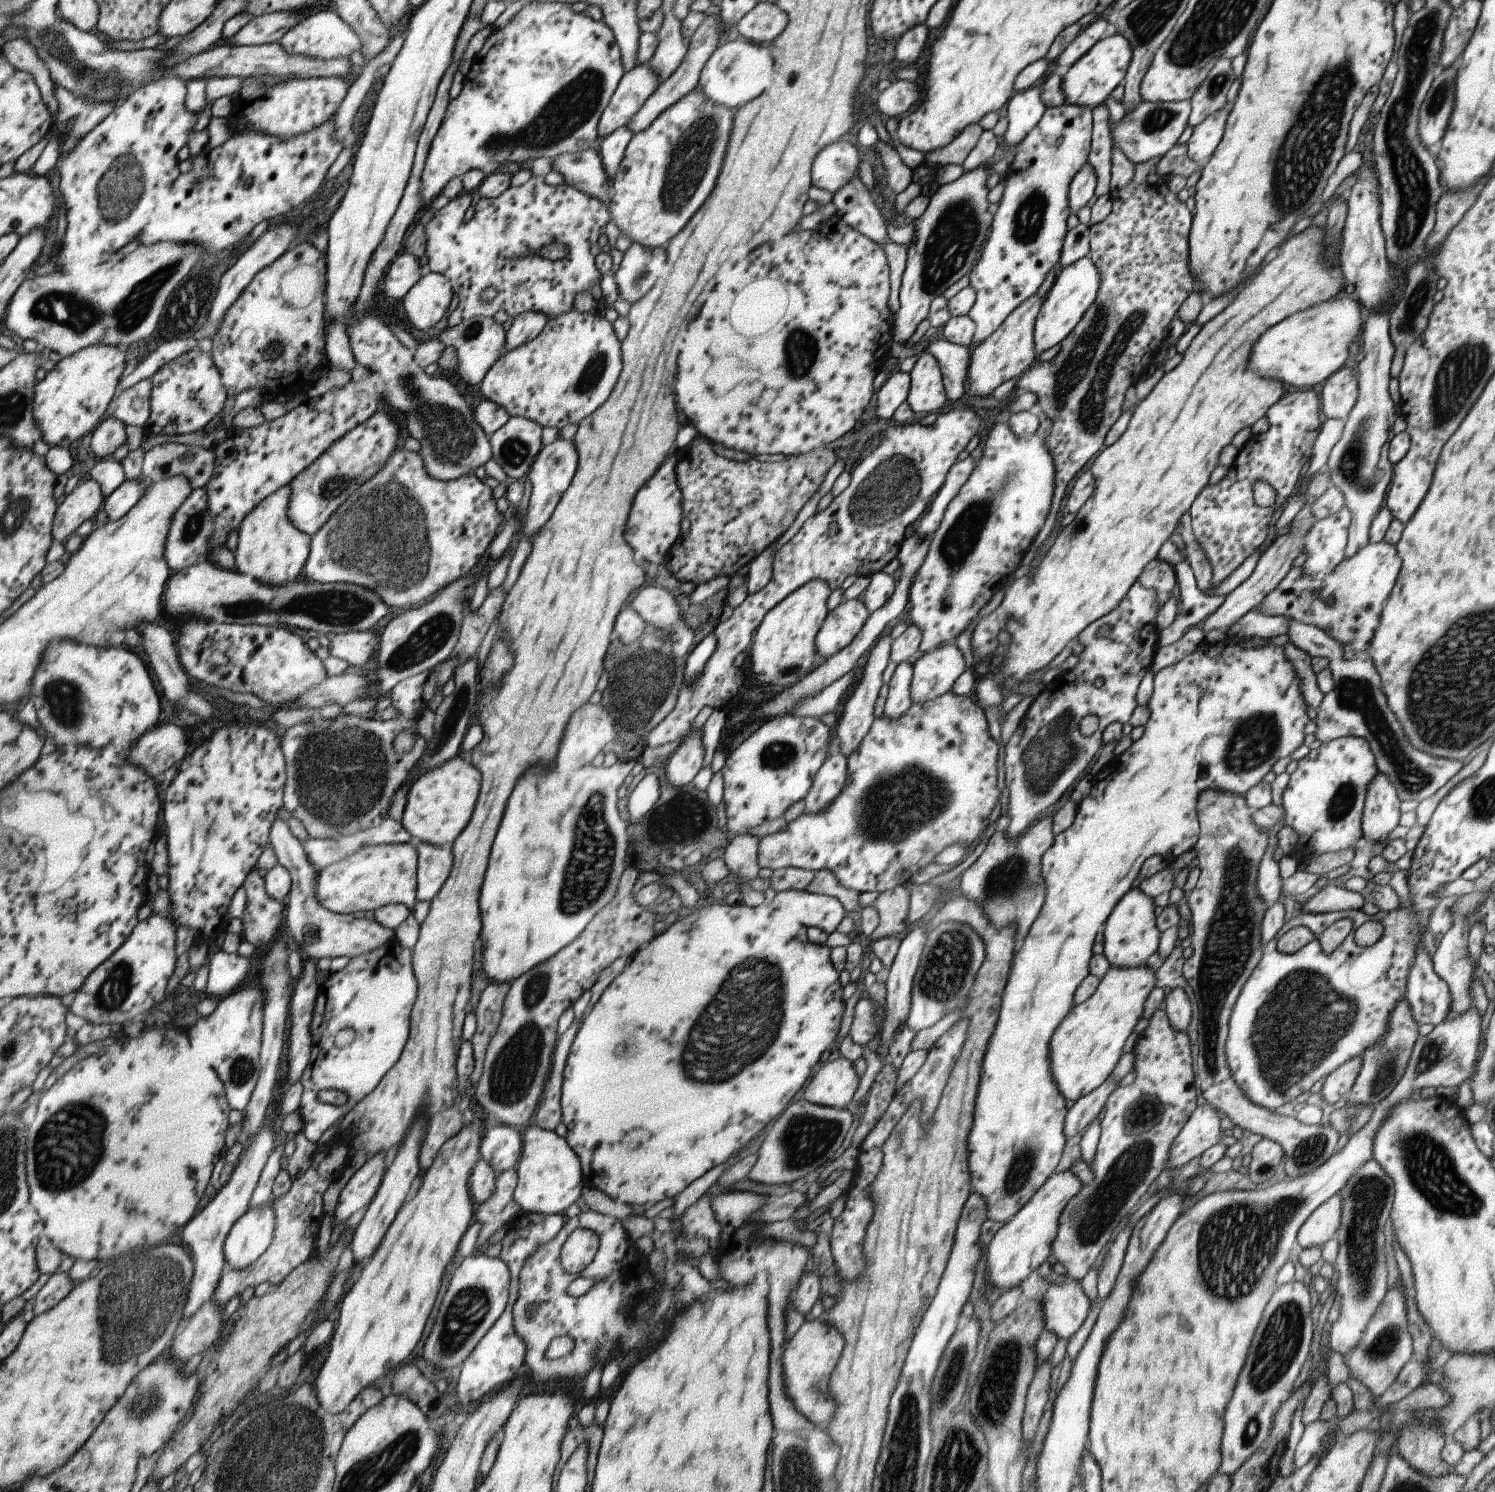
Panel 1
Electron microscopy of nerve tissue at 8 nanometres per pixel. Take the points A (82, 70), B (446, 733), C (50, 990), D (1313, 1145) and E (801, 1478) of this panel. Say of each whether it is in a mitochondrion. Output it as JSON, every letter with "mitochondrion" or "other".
{"A":"mitochondrion","B":"mitochondrion","C":"other","D":"mitochondrion","E":"mitochondrion"}

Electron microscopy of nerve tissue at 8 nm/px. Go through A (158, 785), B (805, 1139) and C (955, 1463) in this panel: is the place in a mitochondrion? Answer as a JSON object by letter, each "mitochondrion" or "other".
{"A":"other","B":"mitochondrion","C":"mitochondrion"}

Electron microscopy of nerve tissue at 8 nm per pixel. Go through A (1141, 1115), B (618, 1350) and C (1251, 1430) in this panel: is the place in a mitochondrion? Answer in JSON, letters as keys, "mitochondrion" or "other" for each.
{"A":"mitochondrion","B":"other","C":"mitochondrion"}

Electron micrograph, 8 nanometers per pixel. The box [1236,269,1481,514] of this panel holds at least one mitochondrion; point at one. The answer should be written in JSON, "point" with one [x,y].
{"point":[1353,467]}

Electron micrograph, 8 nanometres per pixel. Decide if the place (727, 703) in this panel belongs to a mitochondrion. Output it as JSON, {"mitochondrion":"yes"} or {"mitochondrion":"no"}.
{"mitochondrion":"no"}

